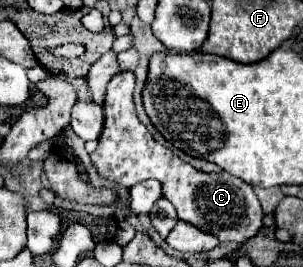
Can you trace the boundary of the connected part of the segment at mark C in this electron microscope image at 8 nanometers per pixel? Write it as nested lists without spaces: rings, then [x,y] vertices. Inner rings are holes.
[[[119,72],[107,86],[105,94],[105,124],[99,136],[99,146],[91,160],[99,174],[123,184],[135,186],[147,178],[163,182],[163,196],[175,206],[181,220],[199,226],[203,232],[215,234],[219,240],[233,240],[237,244],[253,238],[263,226],[263,210],[253,192],[253,186],[227,172],[199,172],[167,146],[155,142],[147,126],[137,118],[133,104],[135,74]]]

